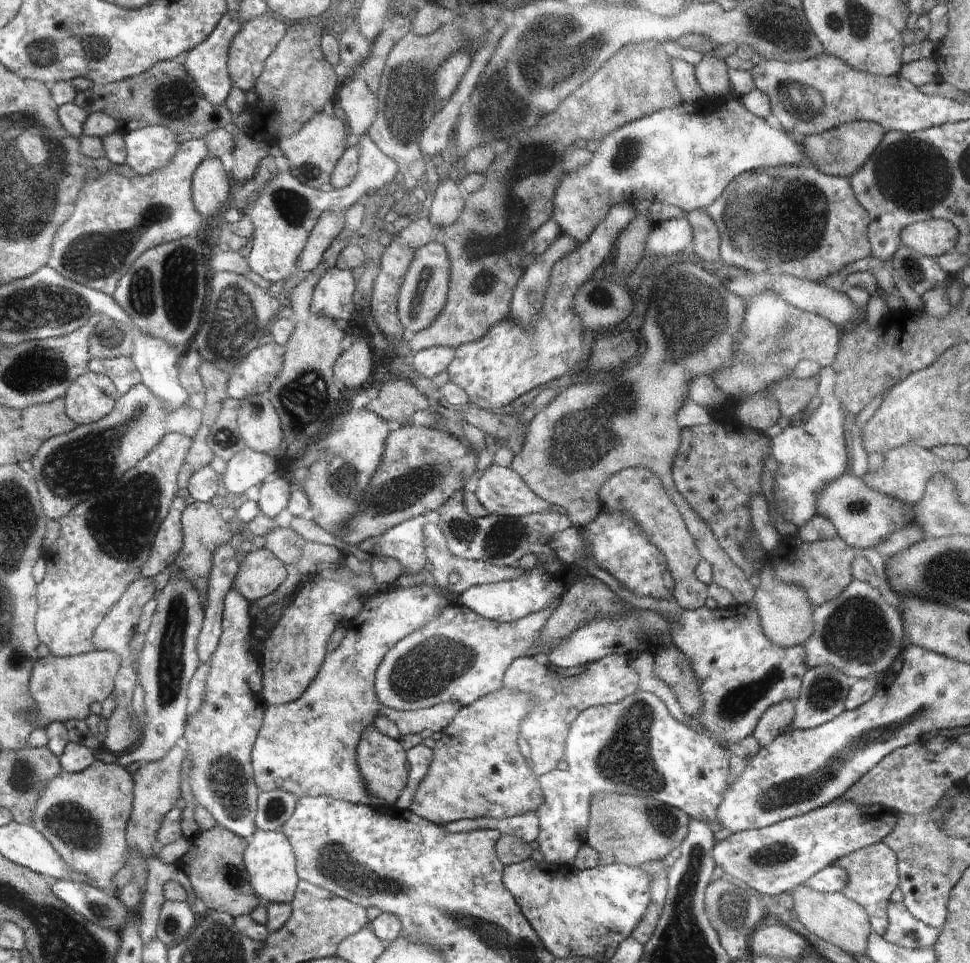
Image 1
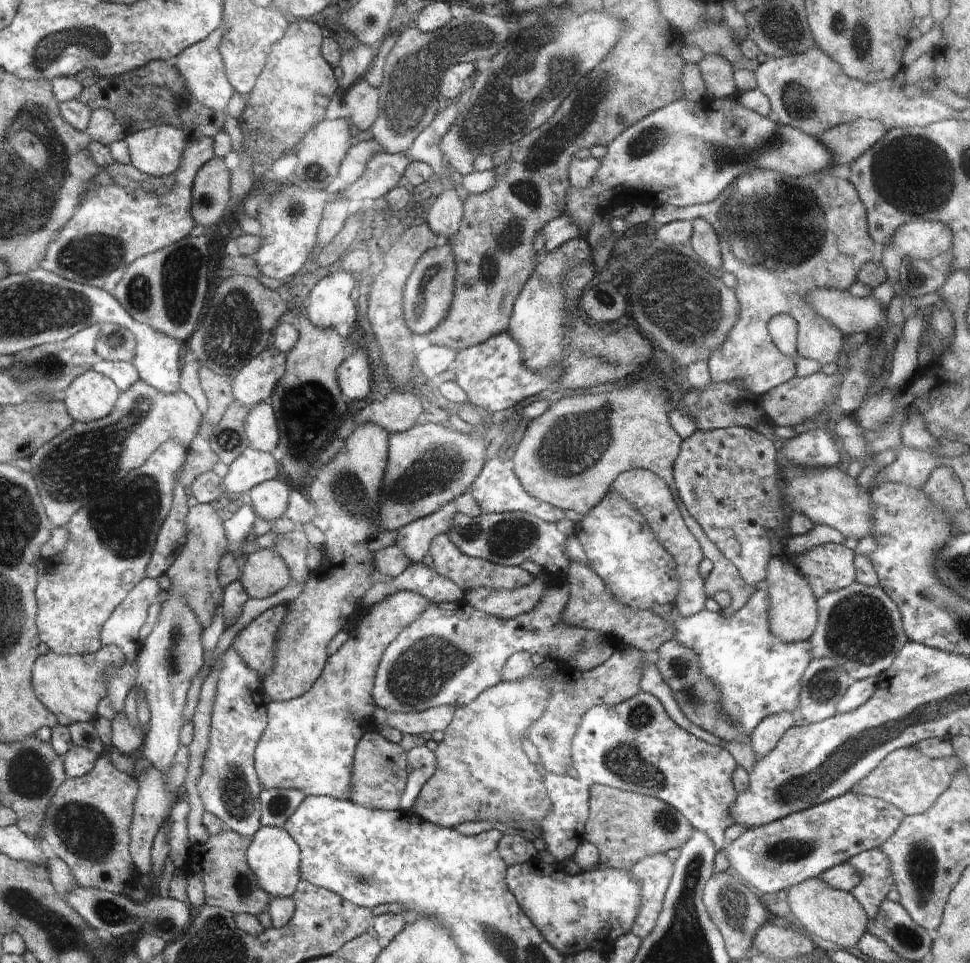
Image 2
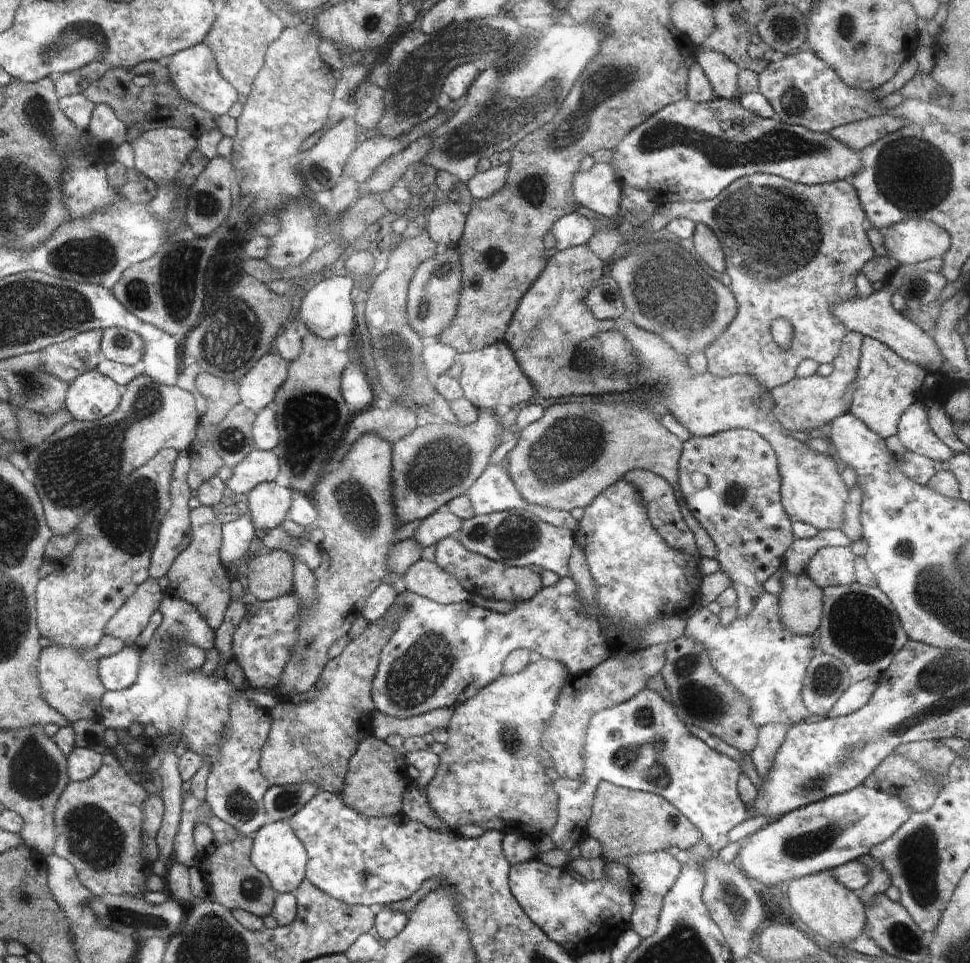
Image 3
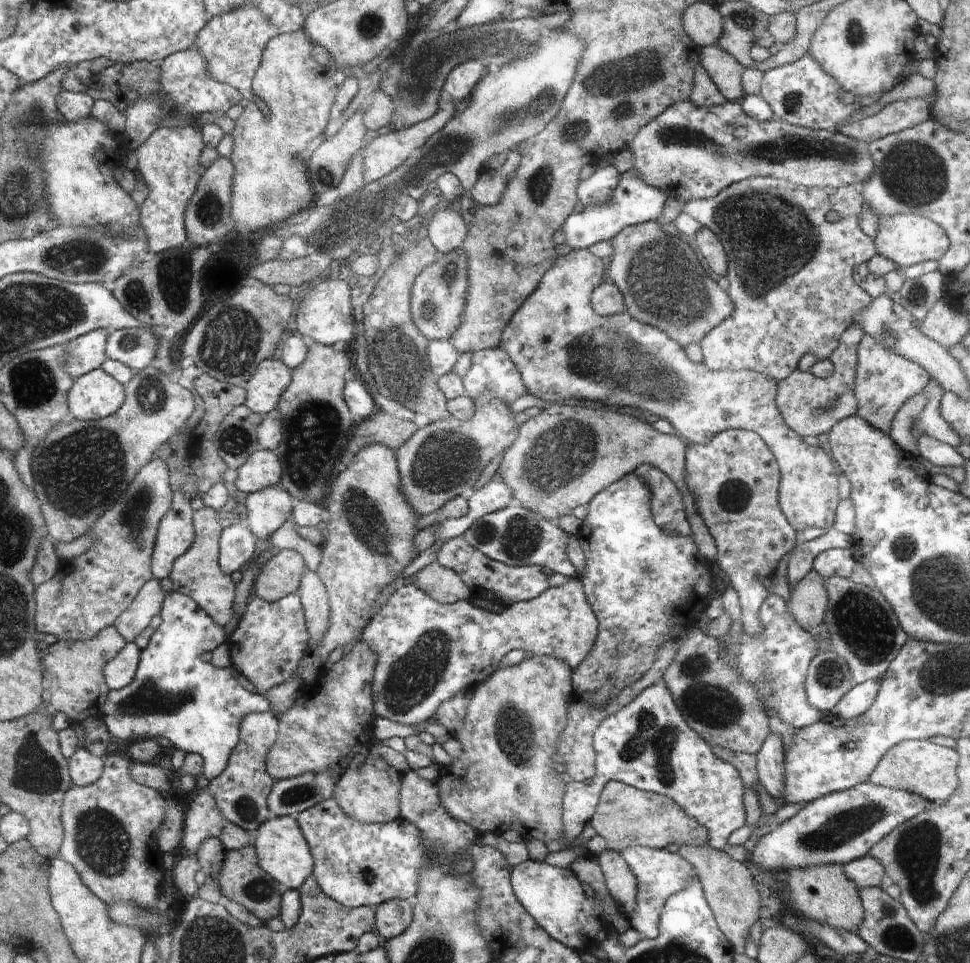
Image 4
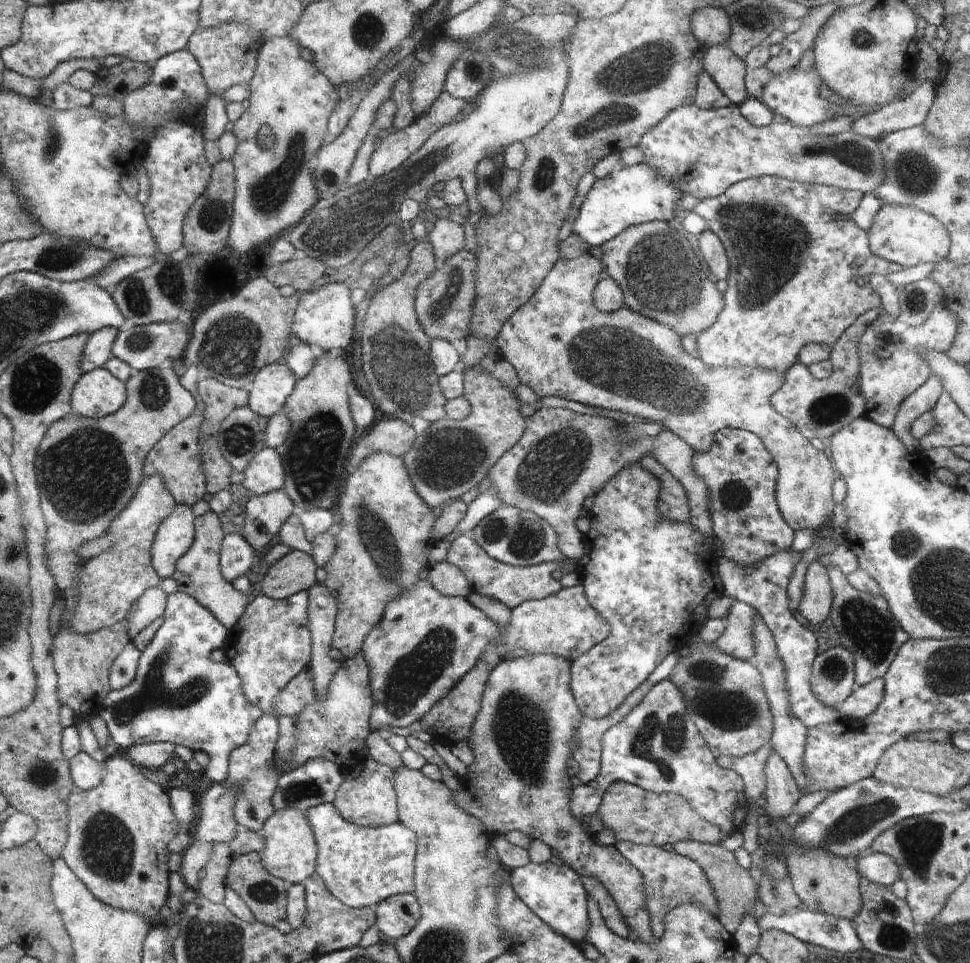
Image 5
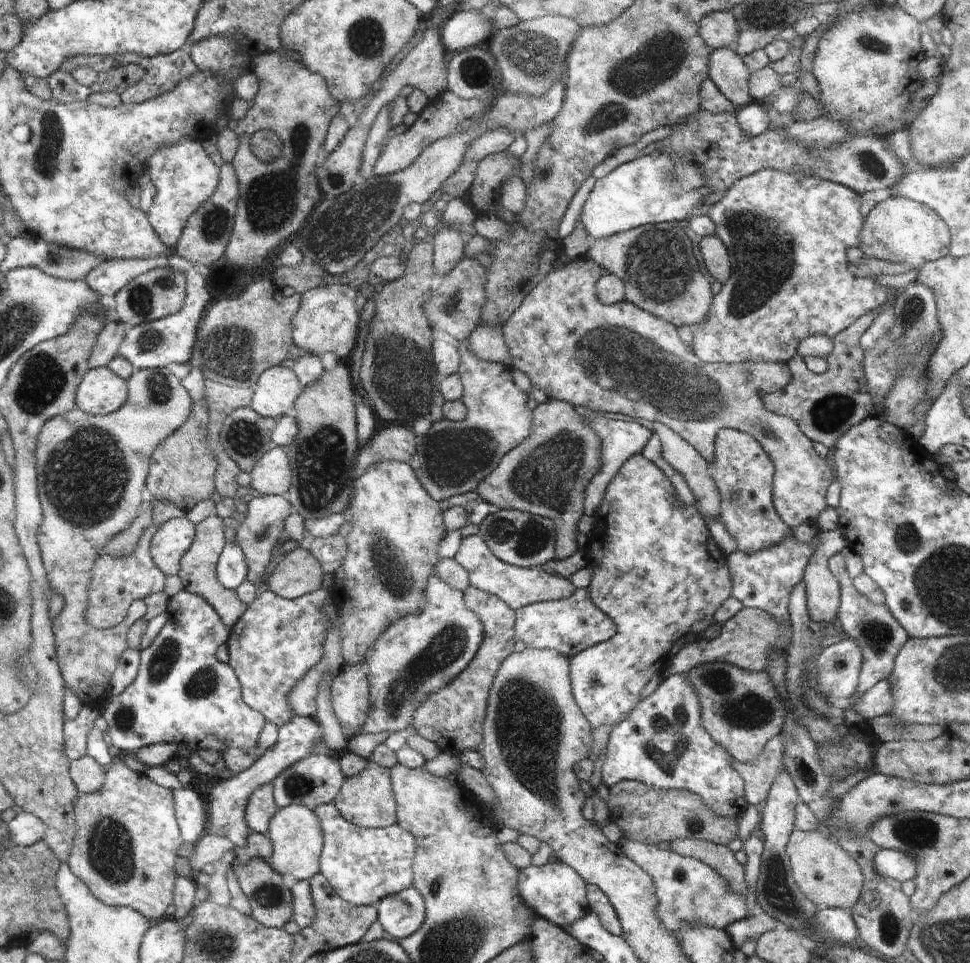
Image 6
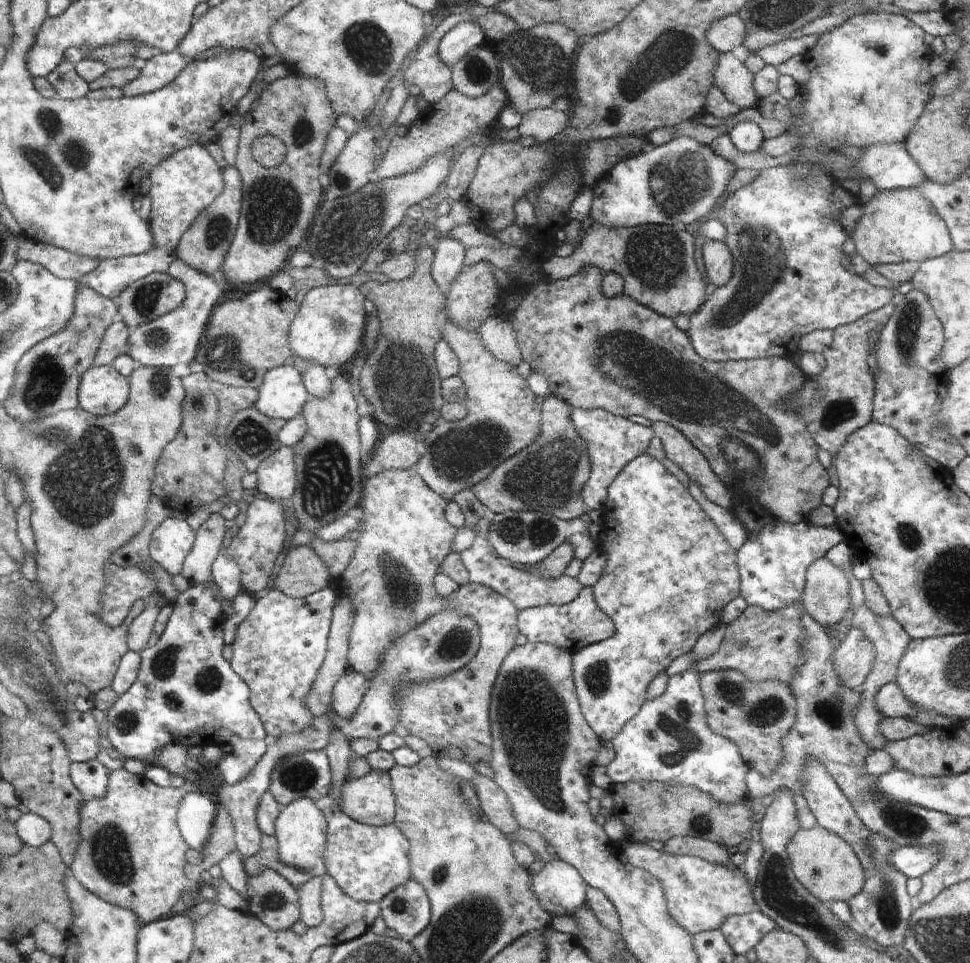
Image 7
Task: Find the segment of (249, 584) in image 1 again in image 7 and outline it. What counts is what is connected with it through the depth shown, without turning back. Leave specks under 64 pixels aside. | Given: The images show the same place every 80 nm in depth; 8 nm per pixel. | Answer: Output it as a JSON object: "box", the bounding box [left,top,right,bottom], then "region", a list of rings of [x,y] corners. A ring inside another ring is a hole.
{"box":[272,545,330,598],"region":[[[309,545],[288,548],[281,569],[274,573],[272,588],[292,598],[306,598],[330,583],[328,565]]]}

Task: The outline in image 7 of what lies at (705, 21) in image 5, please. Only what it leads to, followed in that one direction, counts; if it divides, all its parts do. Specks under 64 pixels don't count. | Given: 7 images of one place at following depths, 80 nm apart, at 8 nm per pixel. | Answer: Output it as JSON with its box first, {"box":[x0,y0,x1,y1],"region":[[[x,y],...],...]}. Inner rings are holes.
{"box":[706,15,745,53],"region":[[[738,15],[714,21],[706,33],[708,42],[720,53],[735,53],[745,42],[745,22]]]}

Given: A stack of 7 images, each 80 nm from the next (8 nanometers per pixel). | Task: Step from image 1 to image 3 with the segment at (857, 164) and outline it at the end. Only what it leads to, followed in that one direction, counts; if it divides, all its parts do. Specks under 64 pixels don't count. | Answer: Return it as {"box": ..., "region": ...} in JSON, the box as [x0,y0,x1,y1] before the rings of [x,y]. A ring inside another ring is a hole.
{"box":[829,115,905,151],"region":[[[878,115],[858,122],[837,126],[829,133],[832,138],[846,143],[851,149],[861,151],[869,144],[882,138],[886,133],[897,131],[904,125],[905,122],[899,121],[896,117],[884,118],[884,115]]]}

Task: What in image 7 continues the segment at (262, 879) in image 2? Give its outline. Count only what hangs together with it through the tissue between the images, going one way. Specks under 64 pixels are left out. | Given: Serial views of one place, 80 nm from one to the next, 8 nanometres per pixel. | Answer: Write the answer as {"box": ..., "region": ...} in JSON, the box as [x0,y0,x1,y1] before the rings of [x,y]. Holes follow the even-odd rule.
{"box":[274,797,328,878],"region":[[[302,797],[281,808],[274,836],[277,838],[278,855],[283,863],[312,871],[321,878],[327,875],[324,858],[325,846],[328,844],[328,819],[324,811],[318,809],[314,799]]]}

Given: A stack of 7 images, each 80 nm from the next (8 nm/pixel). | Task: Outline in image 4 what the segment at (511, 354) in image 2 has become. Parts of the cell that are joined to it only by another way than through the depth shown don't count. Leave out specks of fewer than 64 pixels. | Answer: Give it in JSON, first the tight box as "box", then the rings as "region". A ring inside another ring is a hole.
{"box":[463,346,526,405],"region":[[[499,346],[474,352],[470,370],[463,376],[465,394],[472,400],[486,389],[493,390],[509,405],[526,394],[516,365]]]}

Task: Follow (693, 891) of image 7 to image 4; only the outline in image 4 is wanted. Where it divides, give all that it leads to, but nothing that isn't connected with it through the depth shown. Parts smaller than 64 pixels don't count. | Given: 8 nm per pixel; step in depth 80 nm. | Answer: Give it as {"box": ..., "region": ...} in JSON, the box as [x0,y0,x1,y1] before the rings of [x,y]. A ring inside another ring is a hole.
{"box":[620,846,697,939],"region":[[[629,846],[622,849],[620,854],[637,878],[637,907],[629,918],[630,924],[644,938],[655,939],[659,935],[659,918],[665,902],[691,885],[697,876],[695,868],[678,853],[667,849]]]}

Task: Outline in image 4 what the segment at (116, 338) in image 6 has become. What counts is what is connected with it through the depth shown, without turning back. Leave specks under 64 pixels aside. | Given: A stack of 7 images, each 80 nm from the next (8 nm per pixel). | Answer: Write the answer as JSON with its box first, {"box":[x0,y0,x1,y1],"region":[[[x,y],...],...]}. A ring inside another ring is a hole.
{"box":[65,328,106,381],"region":[[[106,328],[93,330],[69,341],[65,370],[75,381],[91,370],[100,369],[106,360],[106,348]]]}

